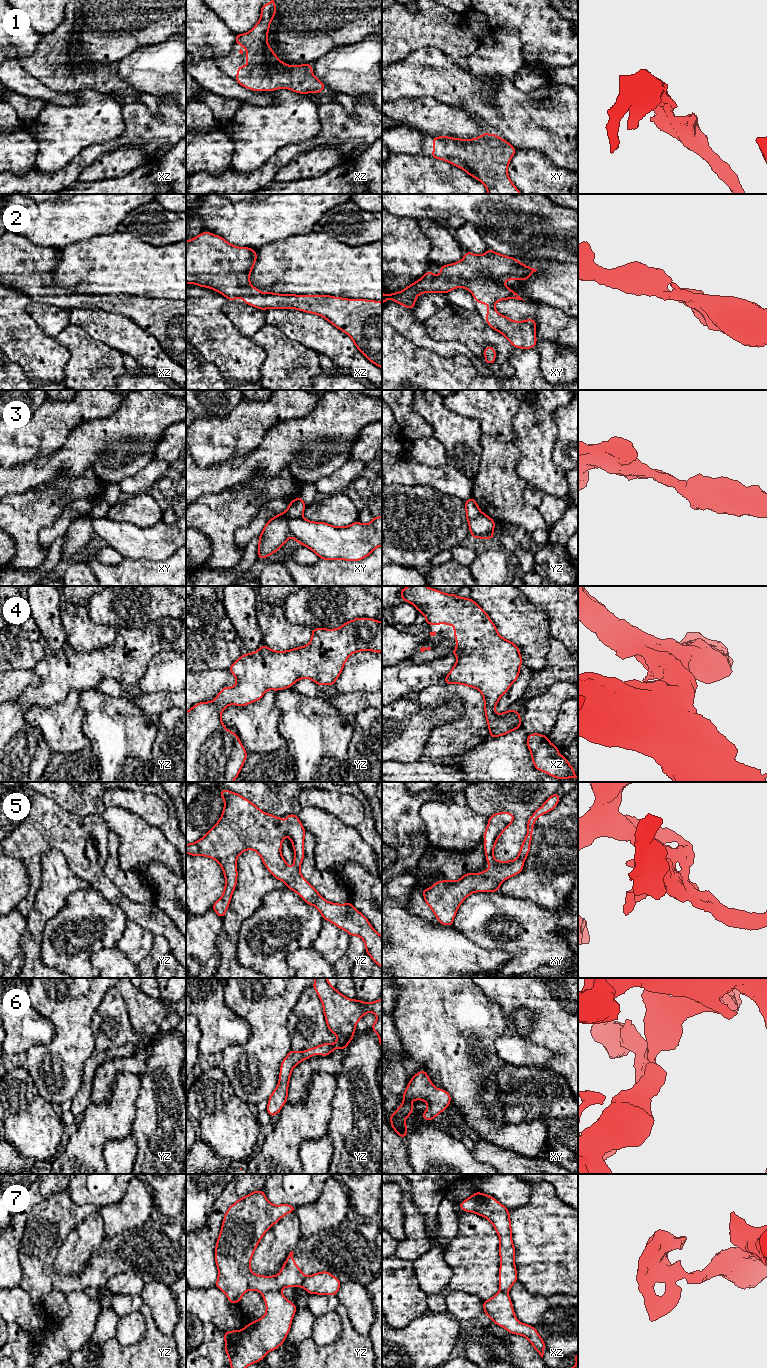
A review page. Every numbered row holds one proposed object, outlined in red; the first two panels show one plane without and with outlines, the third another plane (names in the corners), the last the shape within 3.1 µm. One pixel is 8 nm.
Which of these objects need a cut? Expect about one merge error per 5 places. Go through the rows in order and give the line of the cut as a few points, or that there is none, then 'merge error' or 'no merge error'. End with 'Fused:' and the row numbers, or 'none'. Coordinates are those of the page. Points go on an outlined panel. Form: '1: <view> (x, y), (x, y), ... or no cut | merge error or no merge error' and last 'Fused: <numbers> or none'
1: no cut | no merge error
2: no cut | no merge error
3: xy (301, 515), (291, 517), (288, 520), (290, 535) | merge error
4: no cut | no merge error
5: no cut | no merge error
6: no cut | no merge error
7: yz (306, 1277), (300, 1285) | merge error
Fused: 3, 7

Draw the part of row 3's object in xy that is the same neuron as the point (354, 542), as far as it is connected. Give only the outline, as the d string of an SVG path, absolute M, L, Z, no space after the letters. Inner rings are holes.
M382 515L373 517L366 525L356 521L344 527L325 522L313 522L300 516L288 519L288 527L297 543L315 552L320 559L358 561L365 559L373 550L382 546Z

